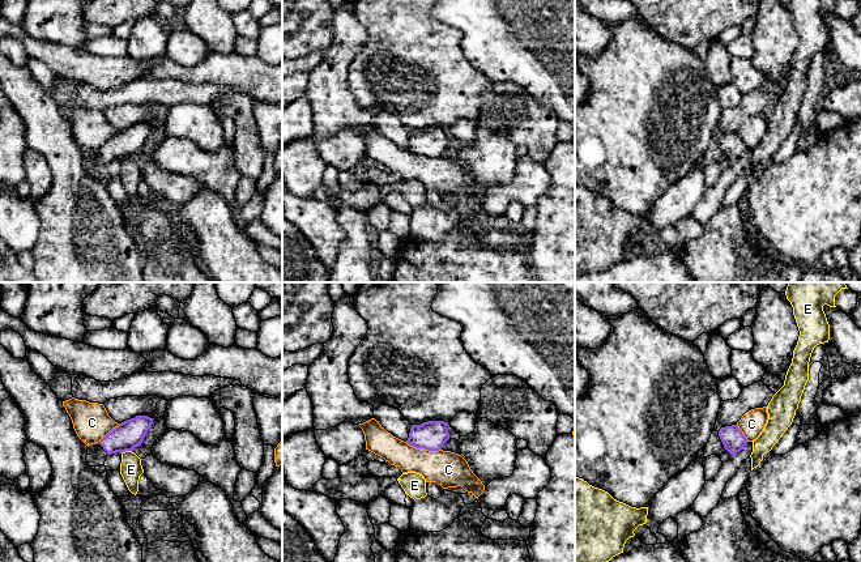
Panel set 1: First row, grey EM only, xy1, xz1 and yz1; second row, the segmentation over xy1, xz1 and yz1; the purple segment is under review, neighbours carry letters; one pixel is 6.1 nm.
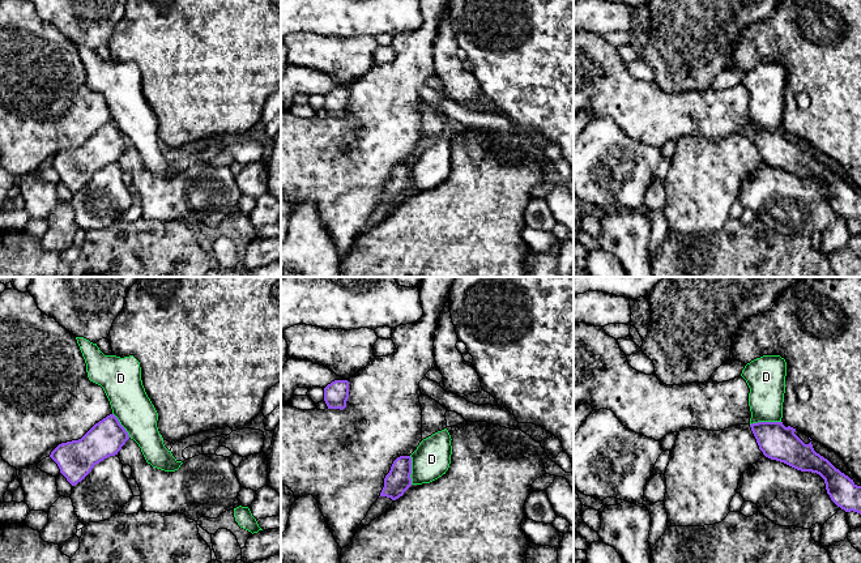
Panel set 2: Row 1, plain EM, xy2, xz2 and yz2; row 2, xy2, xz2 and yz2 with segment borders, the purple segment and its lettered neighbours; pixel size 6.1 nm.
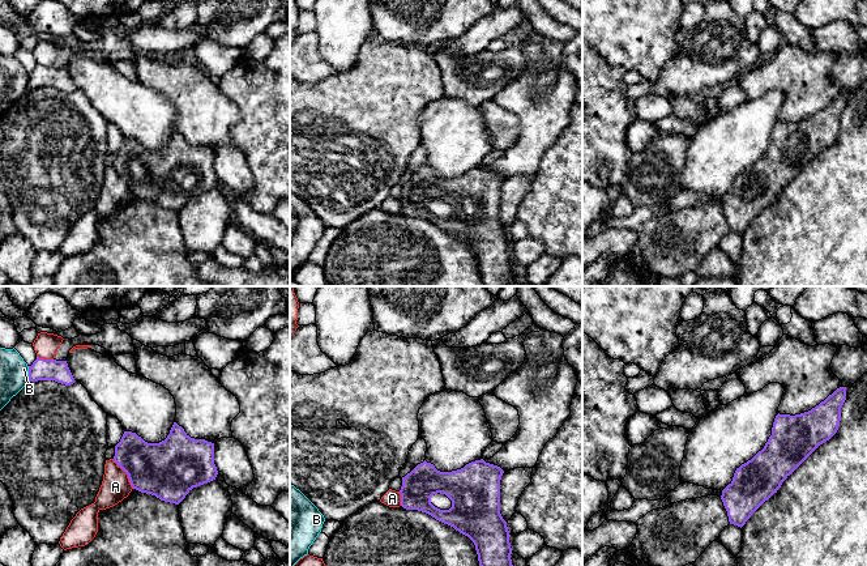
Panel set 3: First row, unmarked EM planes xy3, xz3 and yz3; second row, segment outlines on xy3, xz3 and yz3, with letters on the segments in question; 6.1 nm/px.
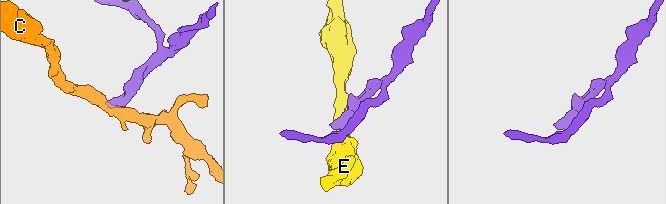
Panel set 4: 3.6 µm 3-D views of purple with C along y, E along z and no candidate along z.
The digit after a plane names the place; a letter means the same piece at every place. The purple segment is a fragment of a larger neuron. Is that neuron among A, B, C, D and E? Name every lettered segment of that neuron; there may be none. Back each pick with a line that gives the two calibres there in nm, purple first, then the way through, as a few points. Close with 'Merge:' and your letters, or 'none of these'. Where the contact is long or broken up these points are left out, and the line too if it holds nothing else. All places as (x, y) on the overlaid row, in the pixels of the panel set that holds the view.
Merge: none of these

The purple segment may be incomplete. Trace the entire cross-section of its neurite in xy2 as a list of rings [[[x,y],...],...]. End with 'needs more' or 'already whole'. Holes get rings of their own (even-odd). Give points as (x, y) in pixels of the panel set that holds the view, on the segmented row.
[[[110,414],[95,423],[81,439],[59,444],[50,457],[57,464],[67,481],[74,486],[97,464],[118,455],[128,439],[129,435],[119,419]]]; already whole

